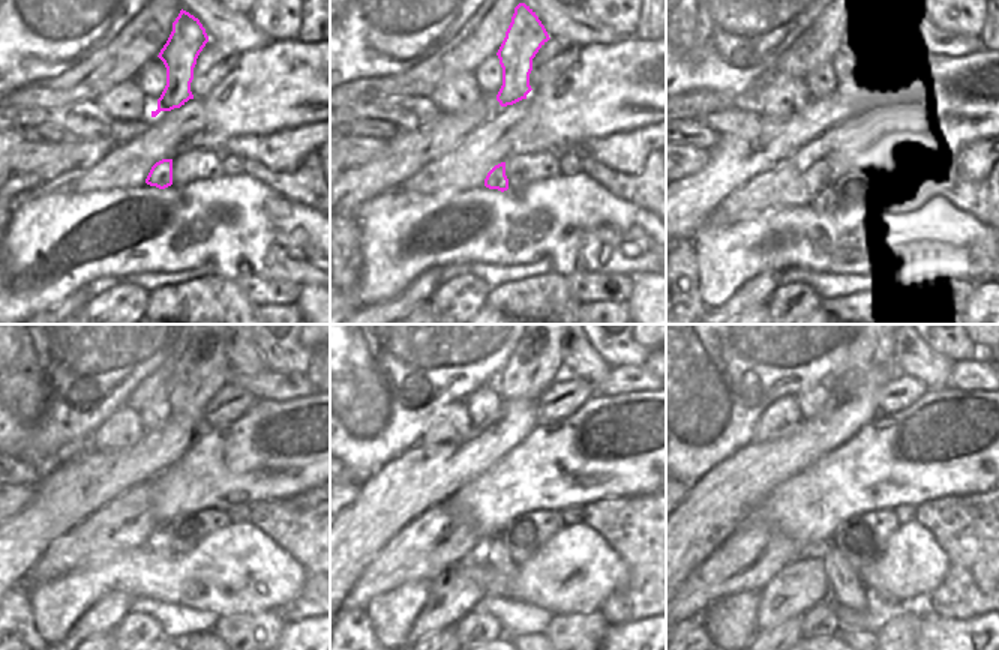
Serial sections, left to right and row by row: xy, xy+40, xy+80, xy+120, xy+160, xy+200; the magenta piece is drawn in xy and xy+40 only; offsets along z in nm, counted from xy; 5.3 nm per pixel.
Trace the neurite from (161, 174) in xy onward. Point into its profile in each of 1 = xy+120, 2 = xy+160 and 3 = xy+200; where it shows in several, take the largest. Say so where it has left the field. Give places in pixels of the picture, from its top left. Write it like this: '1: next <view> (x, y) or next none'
1: next xy+120 (158, 541)
2: next xy+160 (492, 550)
3: next xy+200 (846, 589)

